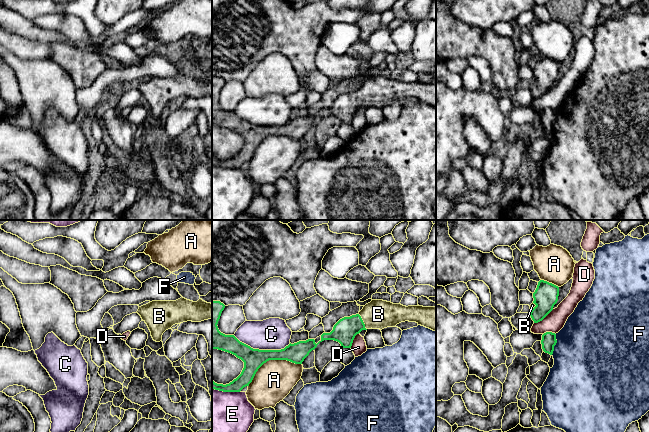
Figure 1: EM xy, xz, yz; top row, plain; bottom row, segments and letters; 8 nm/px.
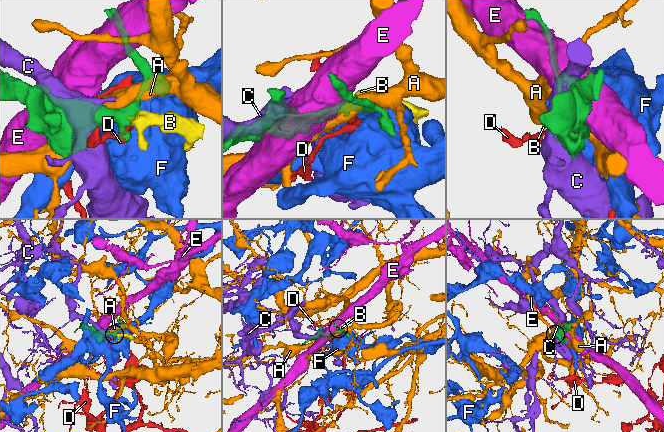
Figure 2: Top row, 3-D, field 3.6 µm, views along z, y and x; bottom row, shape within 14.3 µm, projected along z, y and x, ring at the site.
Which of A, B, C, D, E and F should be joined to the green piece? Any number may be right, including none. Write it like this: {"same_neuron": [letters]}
{"same_neuron": ["B"]}

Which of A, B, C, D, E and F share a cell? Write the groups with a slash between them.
A / B / C / D / E / F

